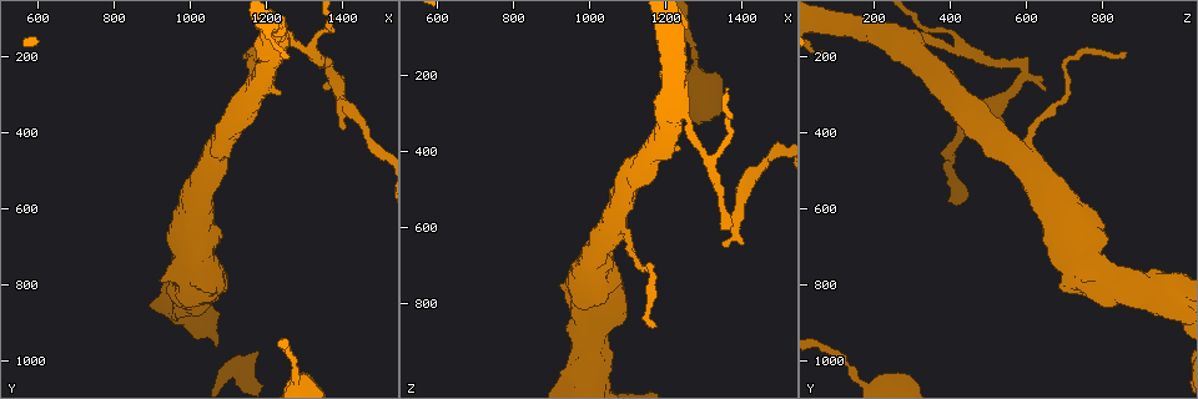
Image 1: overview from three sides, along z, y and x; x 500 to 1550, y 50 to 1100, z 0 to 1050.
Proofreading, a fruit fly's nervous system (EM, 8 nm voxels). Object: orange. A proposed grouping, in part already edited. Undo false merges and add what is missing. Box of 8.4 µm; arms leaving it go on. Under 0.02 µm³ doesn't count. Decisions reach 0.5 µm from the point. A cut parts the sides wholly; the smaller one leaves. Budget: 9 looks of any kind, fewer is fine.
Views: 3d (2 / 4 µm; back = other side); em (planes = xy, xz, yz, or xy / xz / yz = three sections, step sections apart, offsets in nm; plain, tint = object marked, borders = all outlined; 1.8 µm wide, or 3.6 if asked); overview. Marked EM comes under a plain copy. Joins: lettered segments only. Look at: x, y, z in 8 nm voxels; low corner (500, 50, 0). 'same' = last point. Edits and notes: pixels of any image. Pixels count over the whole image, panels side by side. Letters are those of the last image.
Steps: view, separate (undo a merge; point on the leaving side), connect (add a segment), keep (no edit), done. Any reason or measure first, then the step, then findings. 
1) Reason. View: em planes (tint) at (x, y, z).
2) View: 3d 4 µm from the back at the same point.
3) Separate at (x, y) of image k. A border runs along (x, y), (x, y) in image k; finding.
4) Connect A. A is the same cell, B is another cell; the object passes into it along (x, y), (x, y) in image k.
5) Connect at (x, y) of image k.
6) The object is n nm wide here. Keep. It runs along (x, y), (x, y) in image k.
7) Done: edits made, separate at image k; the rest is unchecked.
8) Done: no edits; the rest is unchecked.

Tapers out. View: em planes (borders) at (1165, 195, 855).

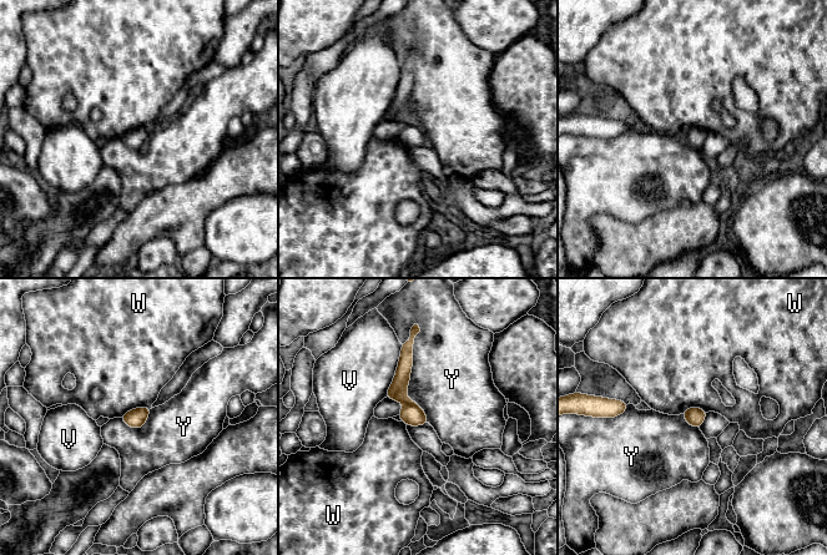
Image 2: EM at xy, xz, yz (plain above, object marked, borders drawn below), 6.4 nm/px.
Keep. V, W and Y are other cells; no lettered segment goes on from it.

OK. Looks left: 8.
Thin end. View: em xy step 8 (borders) at (1255, 205, 70).

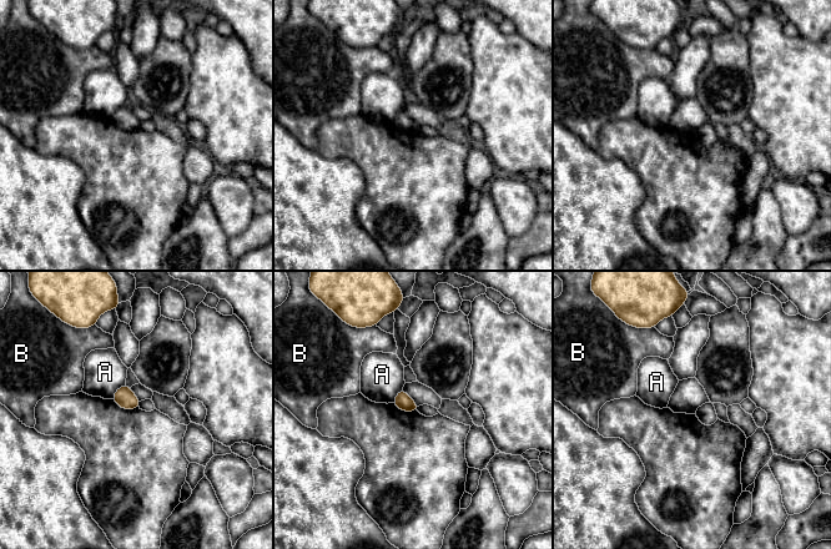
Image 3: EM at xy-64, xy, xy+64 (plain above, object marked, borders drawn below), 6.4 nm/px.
View: em planes (borders) at the same point.

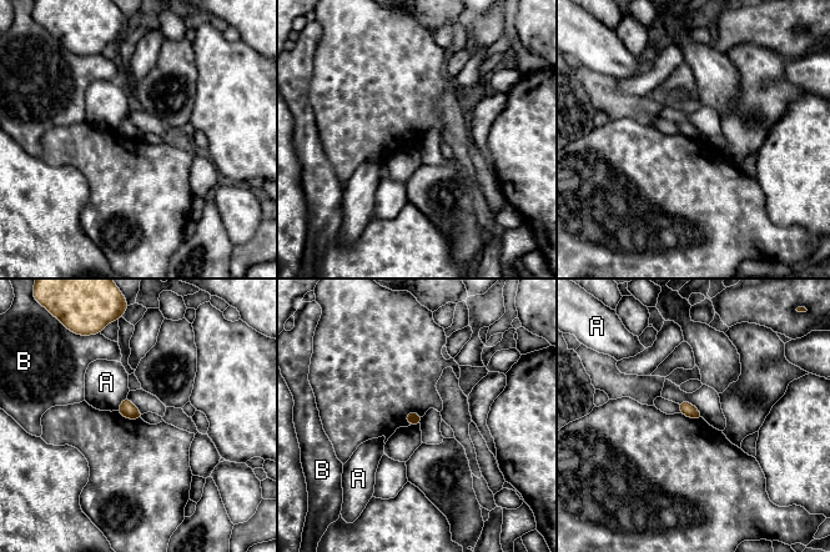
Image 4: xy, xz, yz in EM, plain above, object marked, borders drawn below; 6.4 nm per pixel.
Keep. A and B are other cells; a border runs along (126, 395), (116, 410) in image 4; none of them fits.

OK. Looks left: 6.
Two arms in line, one across. View: em 3.6 µm planes (borders) at (1245, 145, 295).

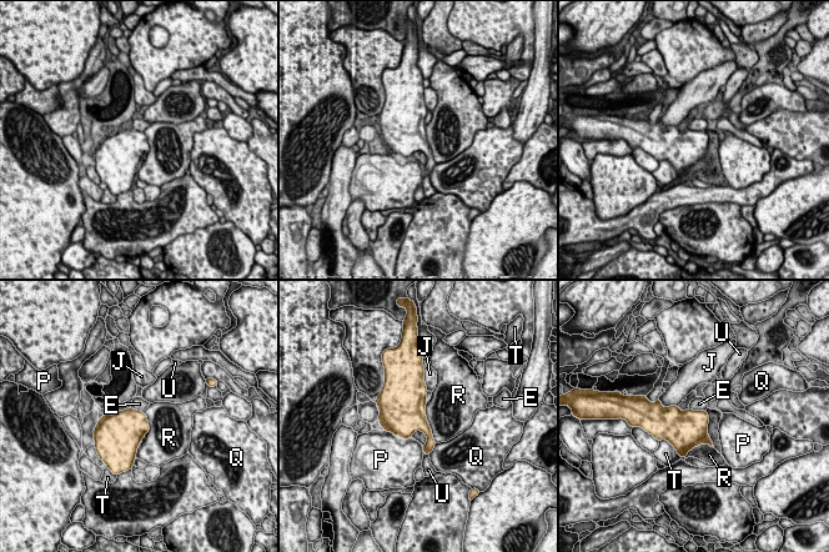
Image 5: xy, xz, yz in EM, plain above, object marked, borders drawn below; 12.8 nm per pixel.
Keep. E, J, P, Q, R, T and U are other cells; a border runs along (427, 400), (426, 420), (436, 442) in image 5; one neuron here.

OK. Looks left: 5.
Calibre changes. View: 3d 4 µm at (1275, 1035, 145).

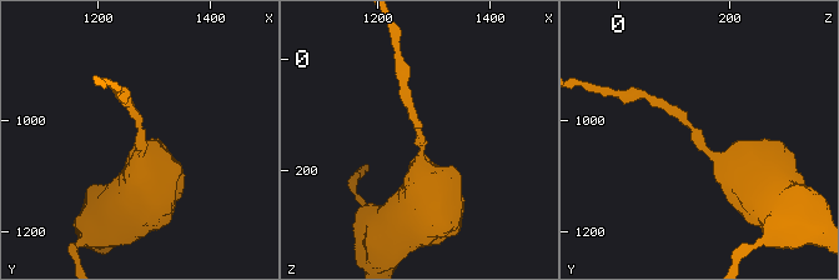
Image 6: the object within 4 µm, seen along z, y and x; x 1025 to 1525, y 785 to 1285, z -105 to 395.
View: em xy step 8 (tint) at (1275, 1035, 145).

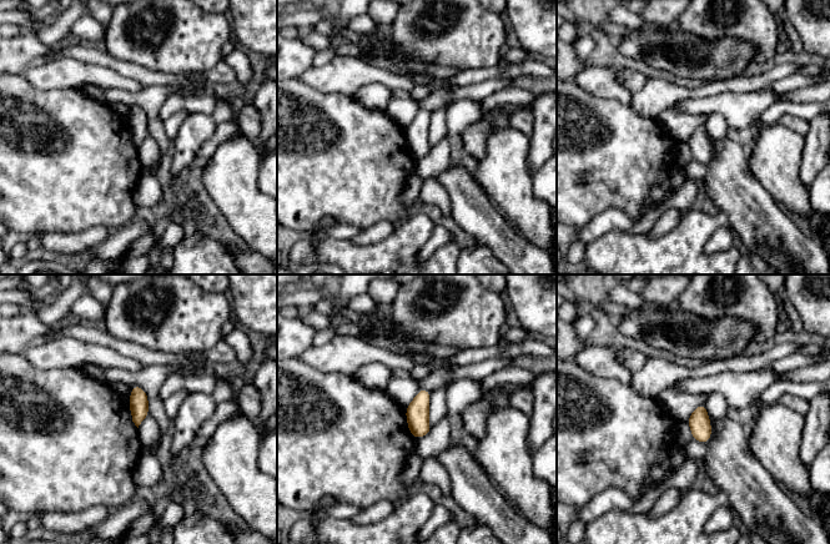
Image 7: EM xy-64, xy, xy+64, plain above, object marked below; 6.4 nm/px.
Cut it another way. View: em planes (borders) at the same point.

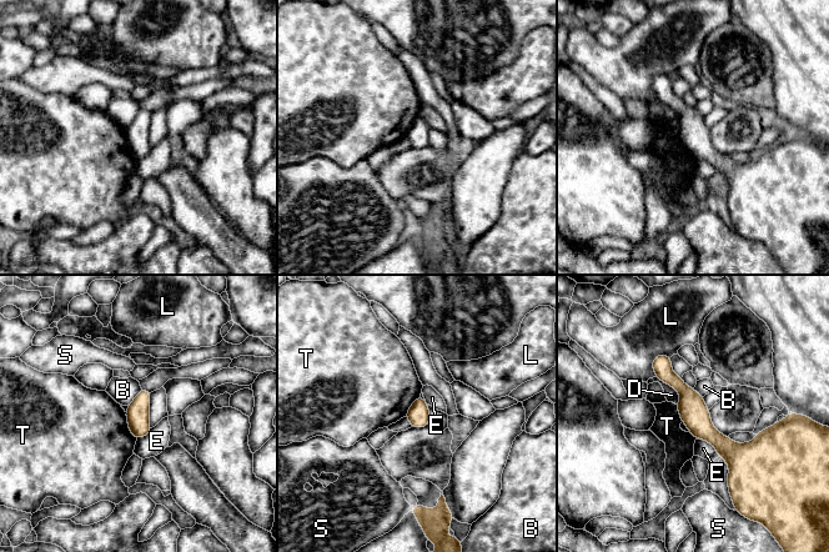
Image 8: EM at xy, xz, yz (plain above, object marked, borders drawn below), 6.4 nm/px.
Keep. B, D, E, L, S and T are other cells; it runs along (656, 361), (728, 450), (769, 433) in image 8; one neuron here.

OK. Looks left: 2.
Done: no edits; the rest is unchecked.

